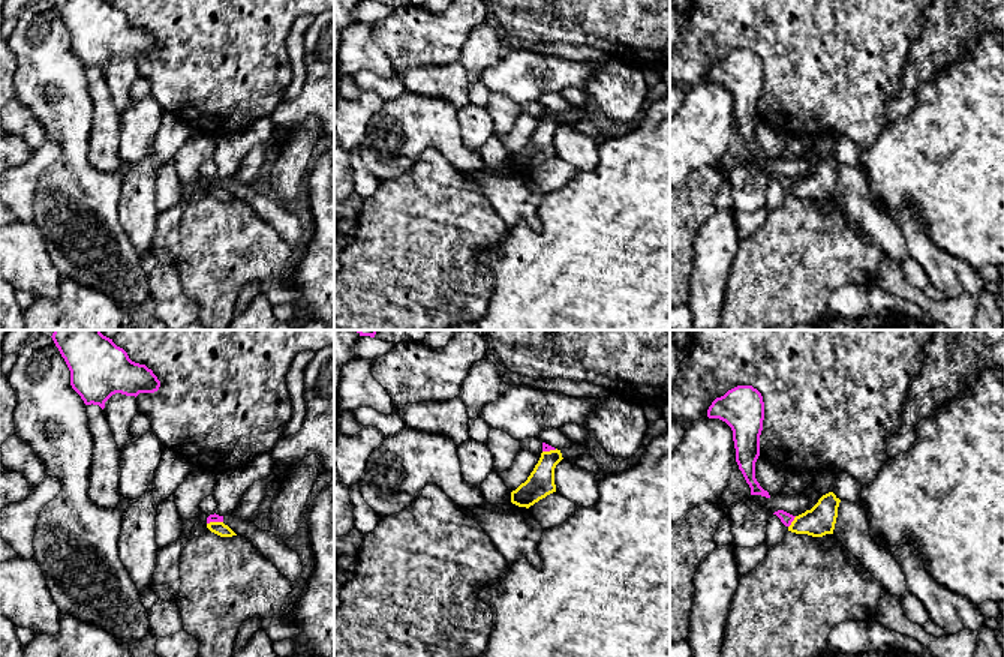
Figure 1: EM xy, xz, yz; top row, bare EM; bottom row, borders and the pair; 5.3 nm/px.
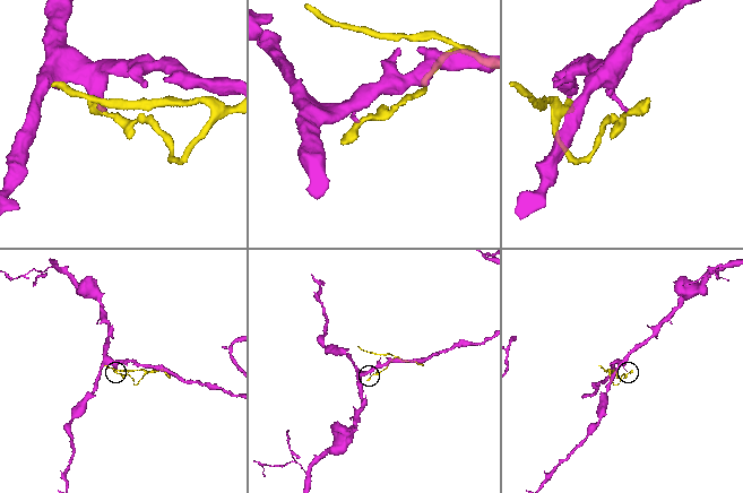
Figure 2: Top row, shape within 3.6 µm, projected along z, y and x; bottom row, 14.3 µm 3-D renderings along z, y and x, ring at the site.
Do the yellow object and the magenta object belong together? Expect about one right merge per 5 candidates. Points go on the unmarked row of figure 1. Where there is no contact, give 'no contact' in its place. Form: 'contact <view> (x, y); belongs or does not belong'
contact yz (791, 186); does not belong

